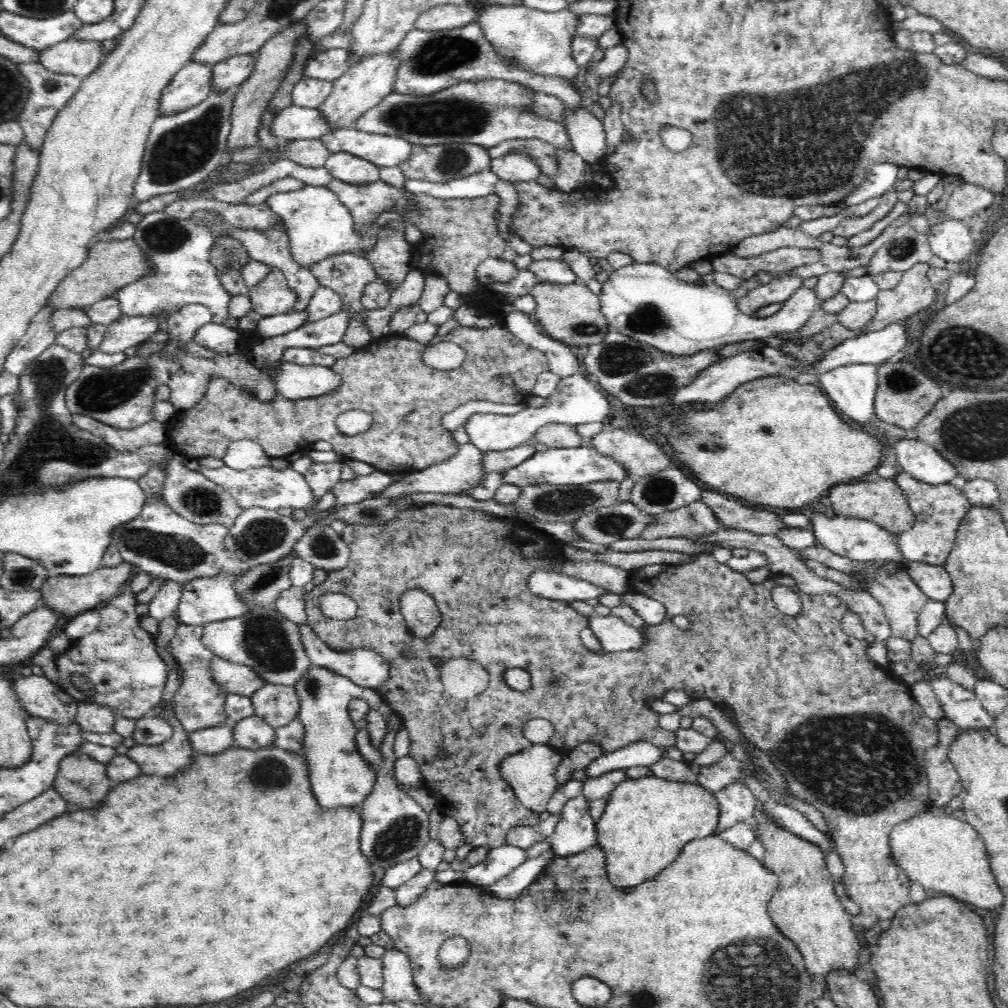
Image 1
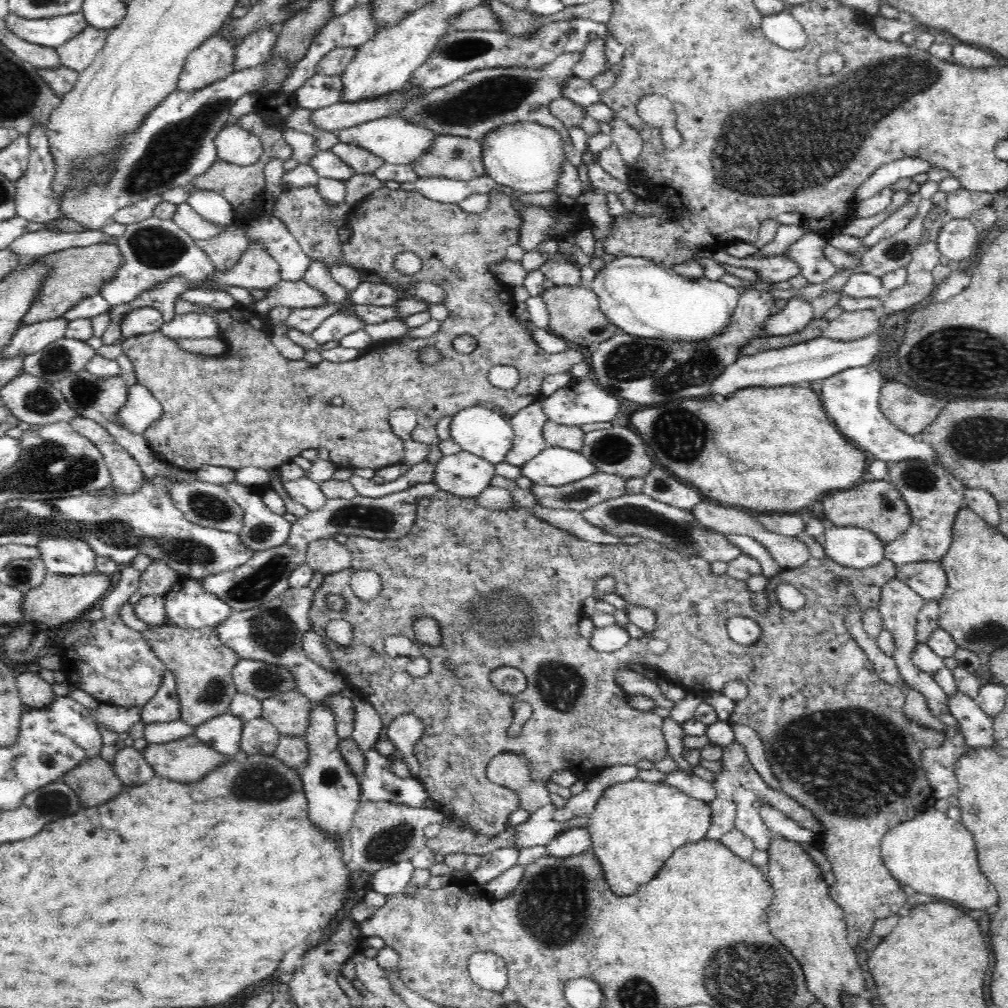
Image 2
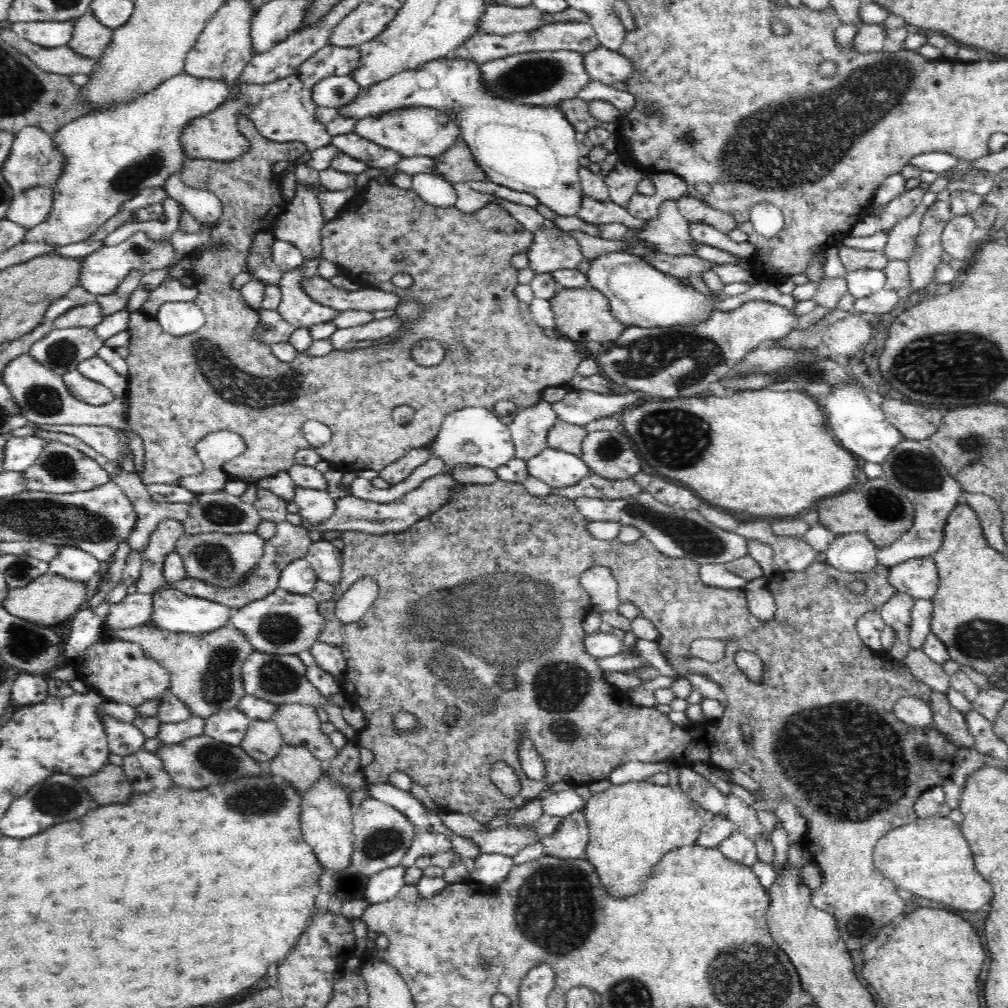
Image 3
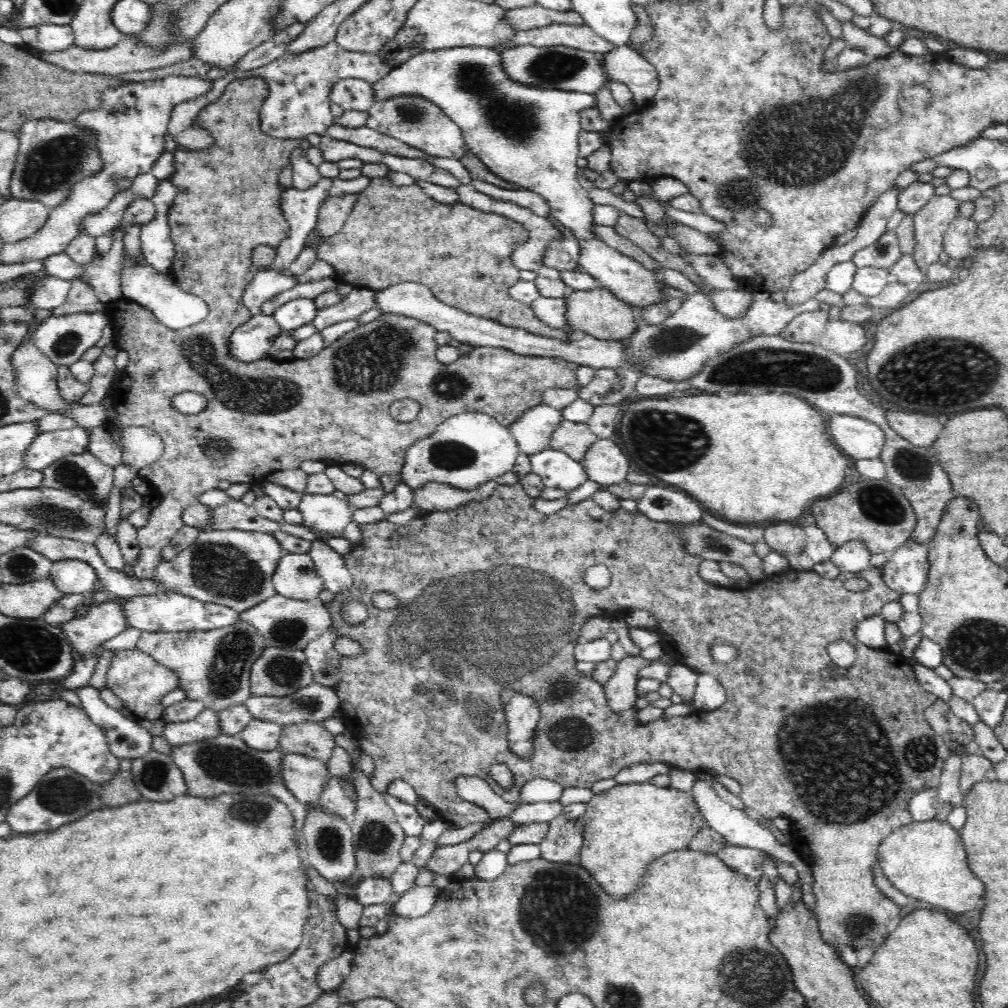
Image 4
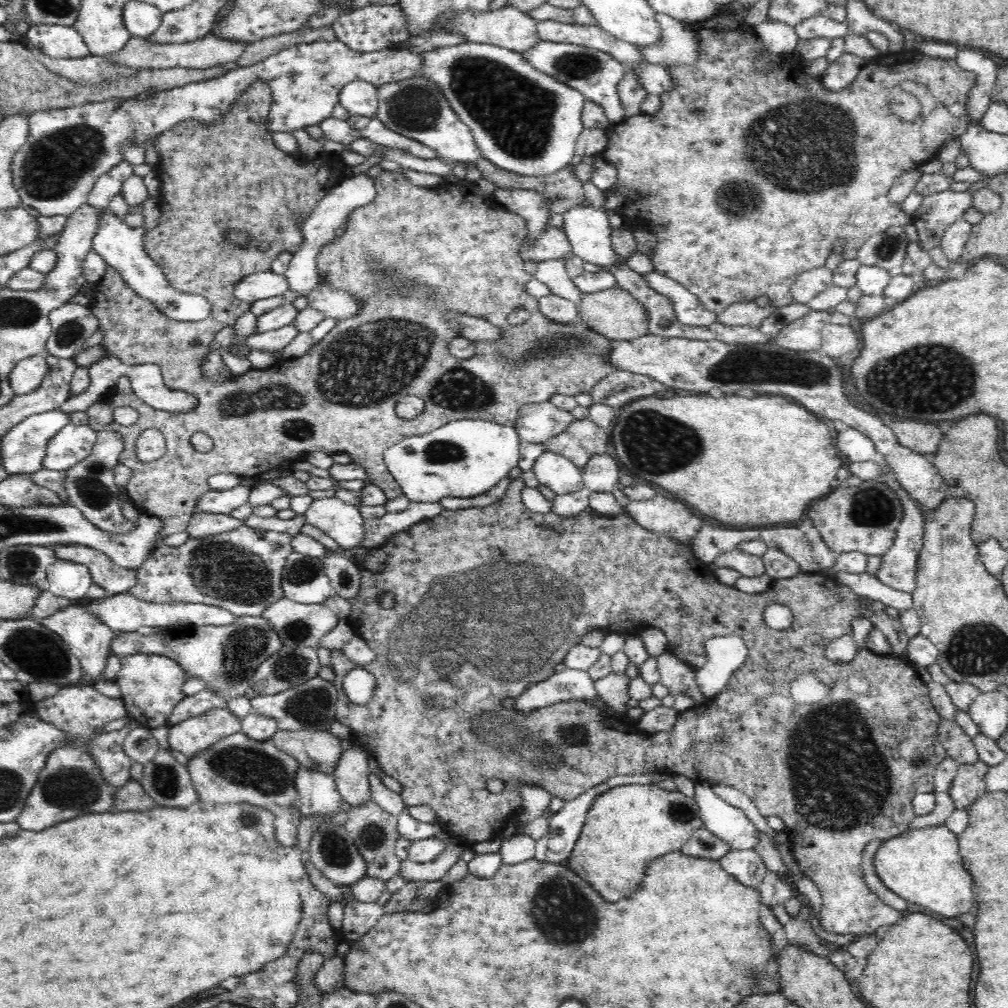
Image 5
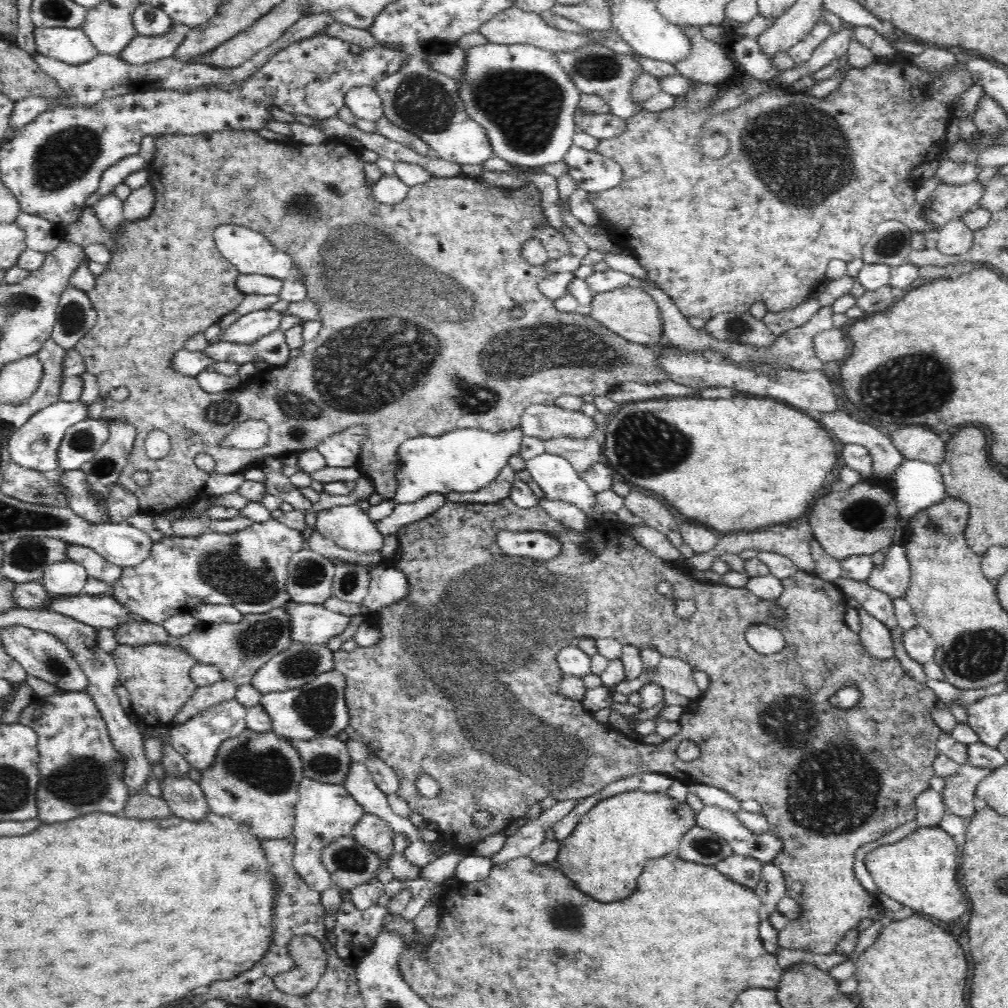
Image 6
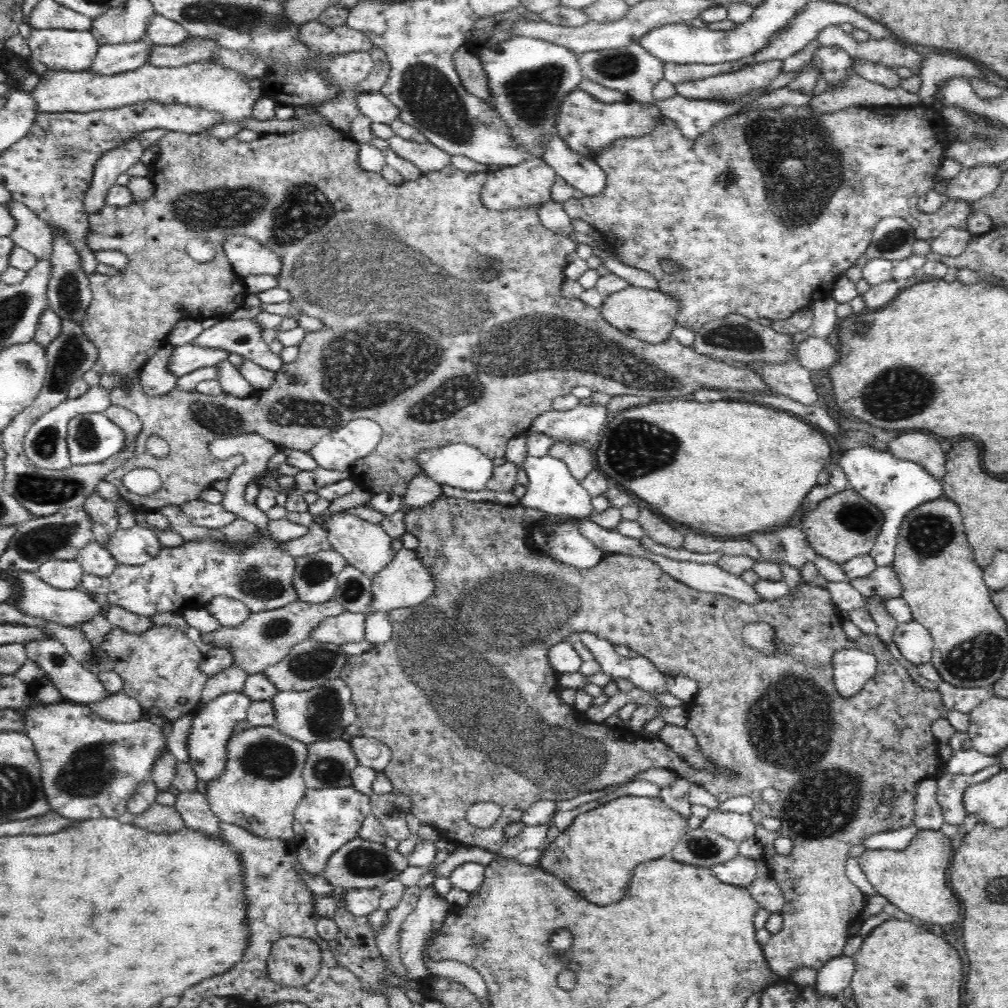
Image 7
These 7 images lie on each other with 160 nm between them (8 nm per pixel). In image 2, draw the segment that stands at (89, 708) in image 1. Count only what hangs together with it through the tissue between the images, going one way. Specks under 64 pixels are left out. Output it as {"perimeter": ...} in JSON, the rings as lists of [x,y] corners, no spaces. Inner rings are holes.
{"perimeter":[[[101,704],[98,711],[93,713],[97,724],[114,730],[114,732],[127,732],[138,721],[142,720],[141,707],[129,705],[126,707]]]}

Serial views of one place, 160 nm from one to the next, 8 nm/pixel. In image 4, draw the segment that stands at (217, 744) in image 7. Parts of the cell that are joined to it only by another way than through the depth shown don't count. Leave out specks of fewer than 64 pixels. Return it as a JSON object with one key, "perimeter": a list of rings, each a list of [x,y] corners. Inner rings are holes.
{"perimeter":[[[205,708],[196,718],[186,722],[167,723],[163,736],[173,747],[204,742],[222,736],[219,711]]]}

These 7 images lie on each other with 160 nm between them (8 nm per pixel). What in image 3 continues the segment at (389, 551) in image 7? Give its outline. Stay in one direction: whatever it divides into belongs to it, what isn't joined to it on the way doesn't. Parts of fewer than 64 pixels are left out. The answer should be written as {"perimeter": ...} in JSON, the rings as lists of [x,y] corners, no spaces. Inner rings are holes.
{"perimeter":[[[296,488],[295,503],[300,510],[298,511],[303,521],[308,521],[314,526],[326,524],[327,520],[336,511],[336,502],[329,496],[327,490],[313,490],[312,488]]]}

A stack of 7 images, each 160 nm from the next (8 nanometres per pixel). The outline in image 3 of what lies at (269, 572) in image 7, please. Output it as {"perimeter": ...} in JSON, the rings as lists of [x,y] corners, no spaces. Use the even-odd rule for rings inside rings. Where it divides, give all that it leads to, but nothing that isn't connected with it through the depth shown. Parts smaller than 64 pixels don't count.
{"perimeter":[[[208,532],[196,536],[182,536],[176,543],[175,550],[183,558],[186,577],[204,581],[214,587],[229,589],[241,585],[257,569],[266,542],[257,533]]]}

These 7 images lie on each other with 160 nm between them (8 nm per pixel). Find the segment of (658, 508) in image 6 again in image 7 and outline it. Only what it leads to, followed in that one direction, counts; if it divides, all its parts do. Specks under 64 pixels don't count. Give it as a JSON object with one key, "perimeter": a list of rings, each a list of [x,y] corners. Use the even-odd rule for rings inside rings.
{"perimeter":[[[641,505],[636,521],[642,526],[645,536],[654,542],[671,549],[683,547],[686,531],[671,524],[647,506]]]}

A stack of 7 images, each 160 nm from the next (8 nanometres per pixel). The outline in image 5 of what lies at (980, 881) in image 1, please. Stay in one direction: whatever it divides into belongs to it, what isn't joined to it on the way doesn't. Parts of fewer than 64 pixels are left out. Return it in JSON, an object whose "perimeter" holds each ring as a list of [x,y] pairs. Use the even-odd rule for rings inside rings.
{"perimeter":[[[944,824],[911,830],[885,840],[874,854],[873,867],[886,888],[930,912],[952,918],[972,908],[972,876],[964,866],[959,838]]]}

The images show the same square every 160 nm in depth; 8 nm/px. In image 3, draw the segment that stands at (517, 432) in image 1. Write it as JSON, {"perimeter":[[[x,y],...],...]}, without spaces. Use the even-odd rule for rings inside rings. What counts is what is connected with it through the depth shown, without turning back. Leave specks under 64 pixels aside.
{"perimeter":[[[570,389],[560,402],[553,404],[553,409],[560,420],[584,427],[598,418],[617,414],[624,406],[630,406],[640,398],[645,398],[641,390],[630,389],[625,394],[601,395]],[[482,407],[461,408],[445,416],[436,438],[429,446],[429,460],[442,460],[445,473],[462,468],[484,468],[495,472],[515,457],[515,444],[509,425],[504,424],[496,412]]]}

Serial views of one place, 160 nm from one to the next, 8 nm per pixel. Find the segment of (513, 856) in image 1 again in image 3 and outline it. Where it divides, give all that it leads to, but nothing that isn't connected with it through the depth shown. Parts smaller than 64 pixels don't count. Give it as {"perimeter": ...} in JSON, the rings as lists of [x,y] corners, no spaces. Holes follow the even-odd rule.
{"perimeter":[[[484,854],[475,860],[474,870],[468,874],[469,881],[482,885],[496,885],[504,880],[514,866],[513,856],[503,854]]]}

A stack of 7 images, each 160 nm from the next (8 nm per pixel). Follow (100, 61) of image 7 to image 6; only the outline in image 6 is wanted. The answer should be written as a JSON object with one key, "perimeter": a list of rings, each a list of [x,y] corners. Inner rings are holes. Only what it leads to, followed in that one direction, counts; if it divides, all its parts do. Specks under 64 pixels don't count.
{"perimeter":[[[176,25],[164,36],[136,35],[125,50],[116,56],[133,66],[142,66],[142,64],[172,57],[188,32],[191,32],[188,26]]]}

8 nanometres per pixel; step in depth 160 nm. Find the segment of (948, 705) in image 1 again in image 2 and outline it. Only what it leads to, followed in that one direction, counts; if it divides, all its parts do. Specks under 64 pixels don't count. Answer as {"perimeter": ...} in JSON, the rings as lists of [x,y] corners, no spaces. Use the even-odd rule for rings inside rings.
{"perimeter":[[[958,691],[949,698],[949,707],[951,713],[959,720],[961,733],[968,747],[978,750],[998,745],[994,738],[993,717],[988,716],[975,699]]]}

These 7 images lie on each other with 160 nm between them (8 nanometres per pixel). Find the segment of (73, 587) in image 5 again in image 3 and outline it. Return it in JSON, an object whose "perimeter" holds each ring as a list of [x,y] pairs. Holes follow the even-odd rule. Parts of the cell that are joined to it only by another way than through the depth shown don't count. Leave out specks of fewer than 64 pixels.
{"perimeter":[[[63,547],[49,562],[49,572],[70,581],[87,583],[103,571],[103,563],[81,548]]]}

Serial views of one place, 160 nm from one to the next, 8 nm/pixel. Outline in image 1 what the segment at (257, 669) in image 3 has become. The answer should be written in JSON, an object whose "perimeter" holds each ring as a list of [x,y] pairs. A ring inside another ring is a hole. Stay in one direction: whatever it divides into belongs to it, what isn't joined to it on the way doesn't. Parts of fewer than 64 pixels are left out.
{"perimeter":[[[218,656],[212,661],[210,668],[214,682],[230,694],[251,697],[259,688],[269,683],[249,666],[230,662]]]}

